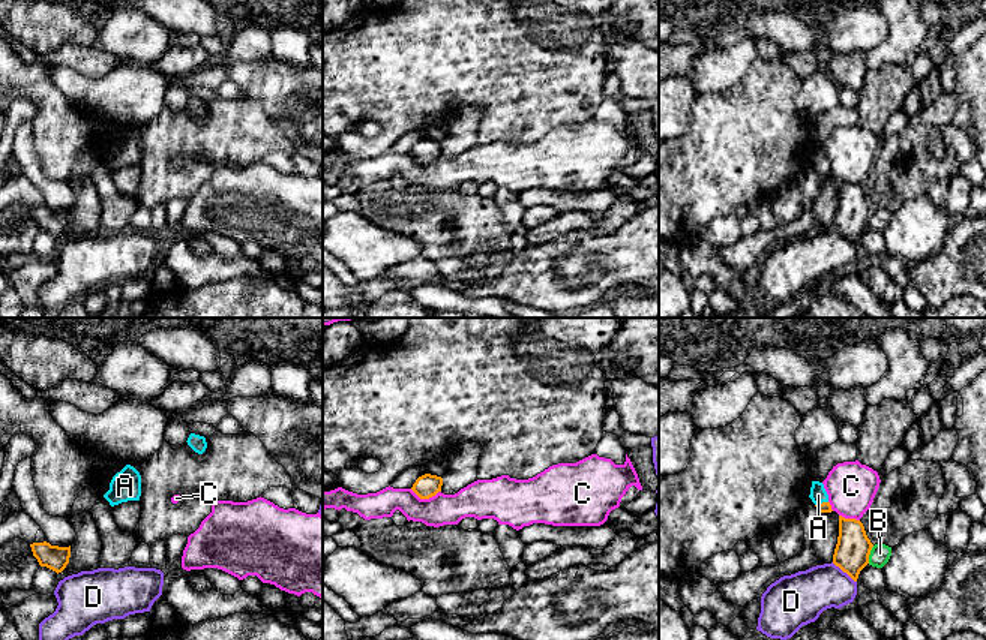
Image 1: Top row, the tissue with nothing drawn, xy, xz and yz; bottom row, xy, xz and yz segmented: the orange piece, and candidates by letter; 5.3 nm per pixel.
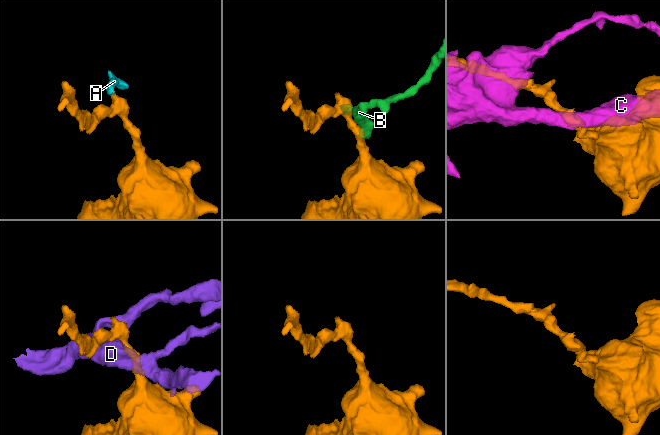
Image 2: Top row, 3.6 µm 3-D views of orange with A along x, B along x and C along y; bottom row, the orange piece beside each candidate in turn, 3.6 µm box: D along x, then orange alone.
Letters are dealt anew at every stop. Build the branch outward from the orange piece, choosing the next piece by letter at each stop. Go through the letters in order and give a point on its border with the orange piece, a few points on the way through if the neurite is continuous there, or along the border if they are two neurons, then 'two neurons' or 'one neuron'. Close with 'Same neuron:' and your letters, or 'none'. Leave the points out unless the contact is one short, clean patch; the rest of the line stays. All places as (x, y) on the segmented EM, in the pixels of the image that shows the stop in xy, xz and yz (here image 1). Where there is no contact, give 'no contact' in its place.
A: meets orange in yz at (823, 502); runs through yz (824, 507), (823, 502), (818, 495); one neuron
B: meets orange in yz at (869, 553); border along yz (874, 546), (868, 562); two neurons
C: meets orange in xz at (425, 498); two neurons
D: meets orange in yz at (844, 571); border along yz (832, 562), (856, 582); two neurons
Same neuron: A

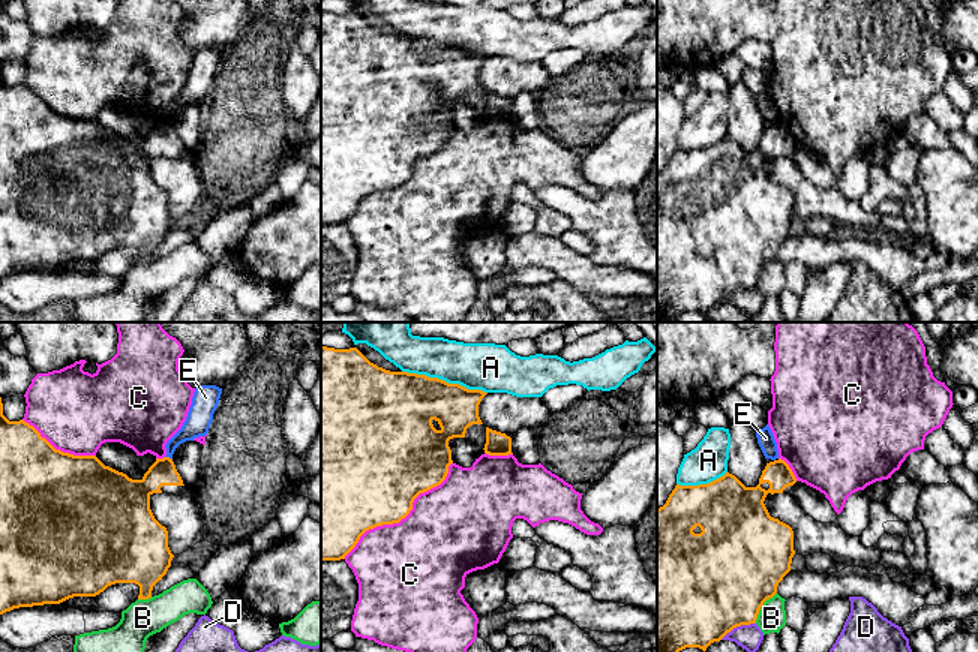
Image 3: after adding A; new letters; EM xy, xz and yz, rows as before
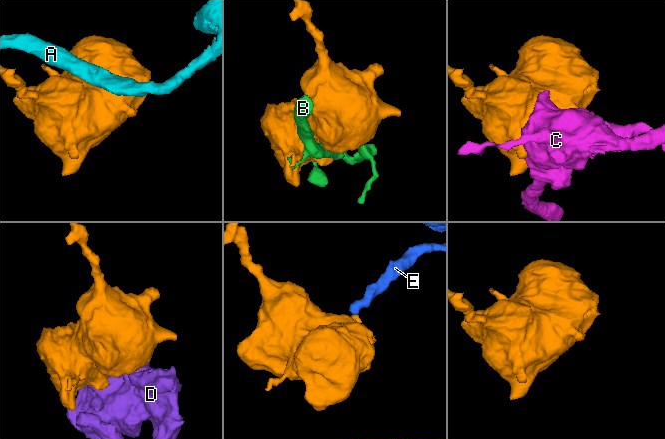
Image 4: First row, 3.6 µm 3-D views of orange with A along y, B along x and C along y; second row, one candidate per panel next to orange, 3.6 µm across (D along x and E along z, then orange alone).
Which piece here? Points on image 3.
A: meets orange in xz at (444, 381); two neurons
B: meets orange in yz at (761, 606); two neurons
C: meets orange in xz at (404, 517); two neurons
D: meets orange in yz at (737, 625); two neurons
E: meets orange in xy at (168, 457); border along xy (165, 456), (171, 459); two neurons
Same neuron: none

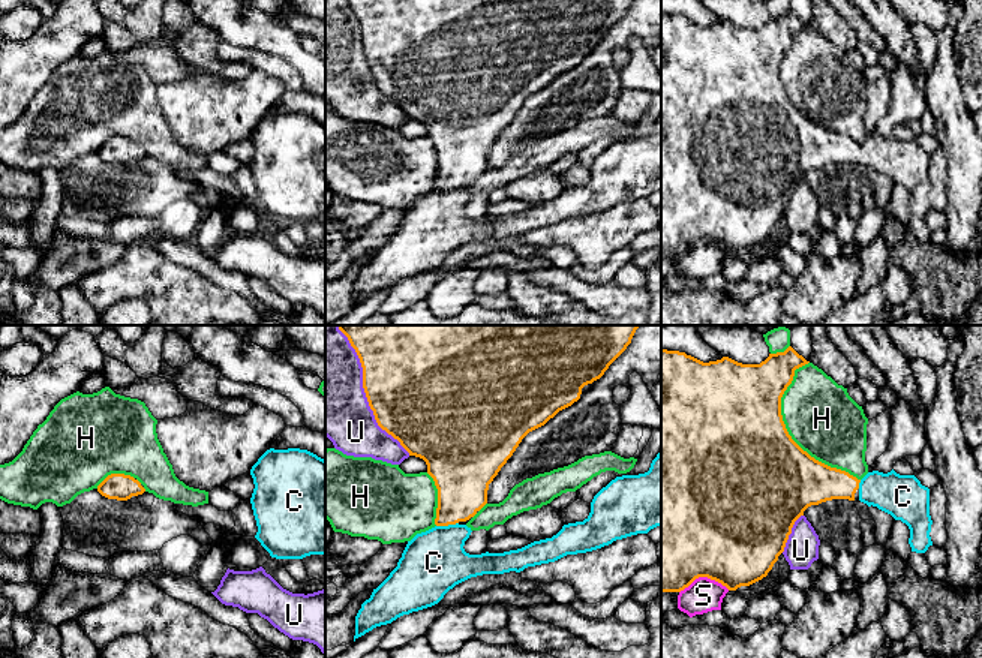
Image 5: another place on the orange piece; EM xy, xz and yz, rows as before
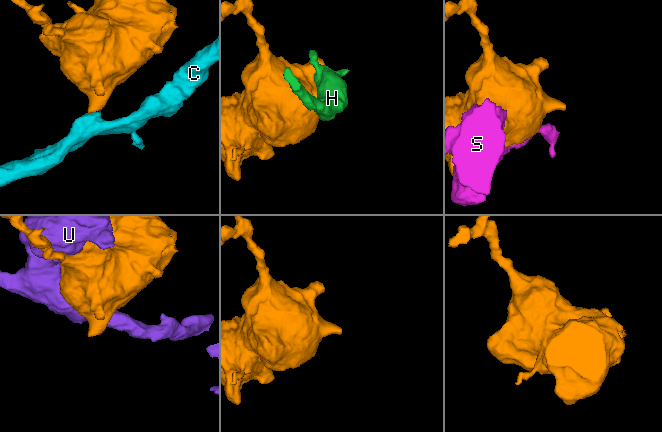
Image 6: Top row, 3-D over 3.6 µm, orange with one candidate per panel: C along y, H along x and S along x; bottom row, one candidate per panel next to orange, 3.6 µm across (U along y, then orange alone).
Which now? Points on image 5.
C: meets orange in xz at (447, 525); runs through xz (462, 481), (447, 525), (447, 538), (434, 562); one neuron
H: meets orange in yz at (787, 432); two neurons
S: meets orange in yz at (703, 576); two neurons
U: meets orange in xz at (365, 391); two neurons
Same neuron: C

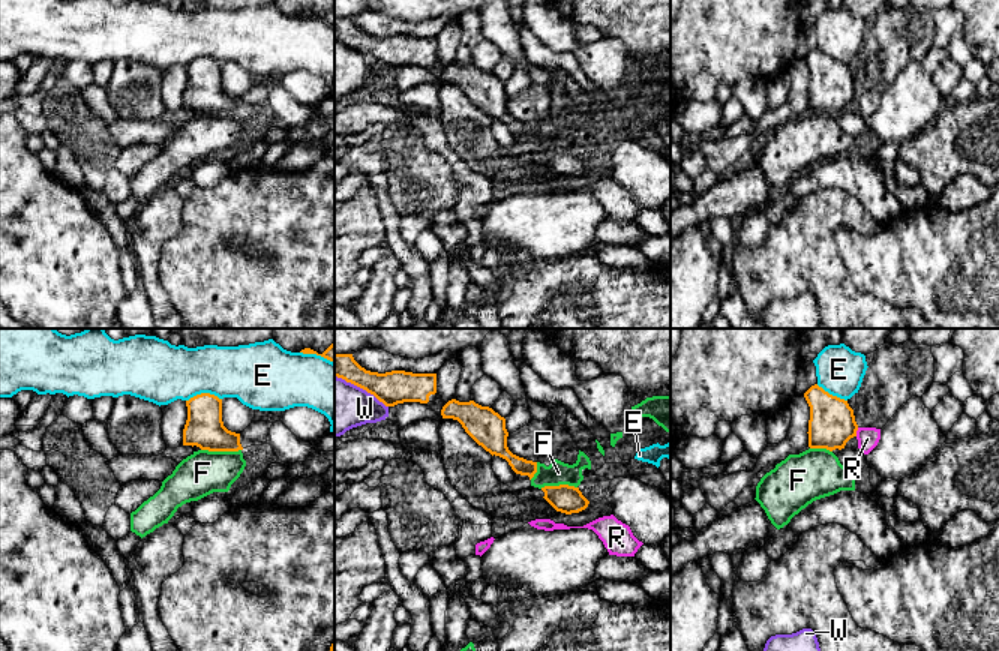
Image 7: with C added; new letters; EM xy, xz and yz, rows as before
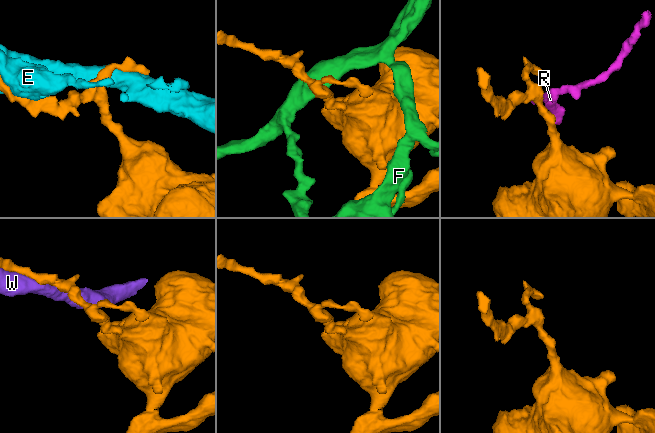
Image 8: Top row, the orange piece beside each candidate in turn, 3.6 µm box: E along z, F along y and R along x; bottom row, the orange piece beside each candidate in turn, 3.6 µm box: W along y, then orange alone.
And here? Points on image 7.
E: meets orange in xy at (203, 393); two neurons
F: meets orange in xy at (221, 450); border along xy (201, 449), (240, 450); two neurons
R: meets orange in yz at (855, 432); border along yz (858, 428), (855, 435); two neurons
W: meets orange in xz at (362, 387); two neurons
Same neuron: none

